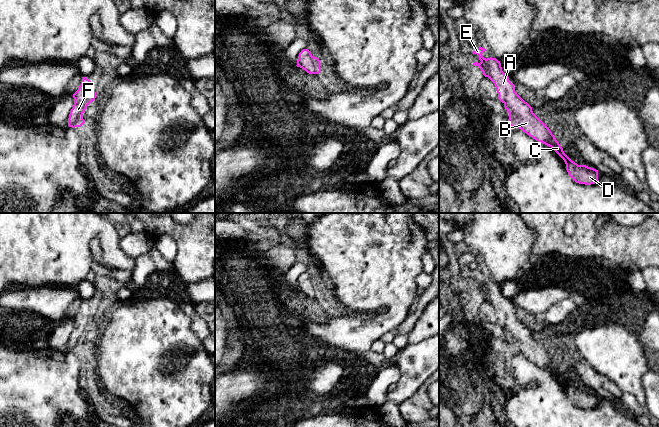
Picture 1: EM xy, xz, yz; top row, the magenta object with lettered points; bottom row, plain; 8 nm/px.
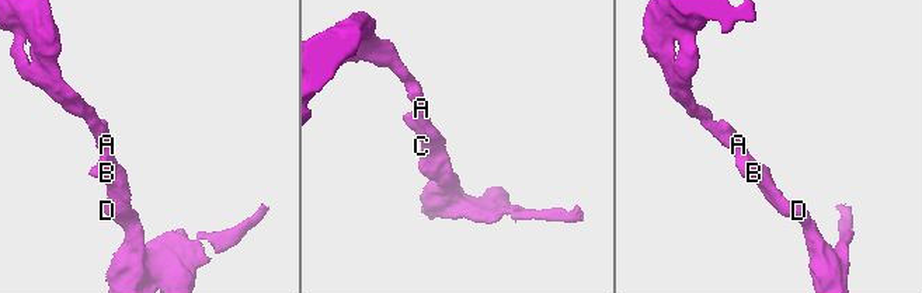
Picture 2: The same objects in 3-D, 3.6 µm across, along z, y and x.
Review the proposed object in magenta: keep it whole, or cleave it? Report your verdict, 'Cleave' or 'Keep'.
Keep

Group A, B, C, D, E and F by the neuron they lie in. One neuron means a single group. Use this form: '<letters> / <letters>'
A B C D E F

